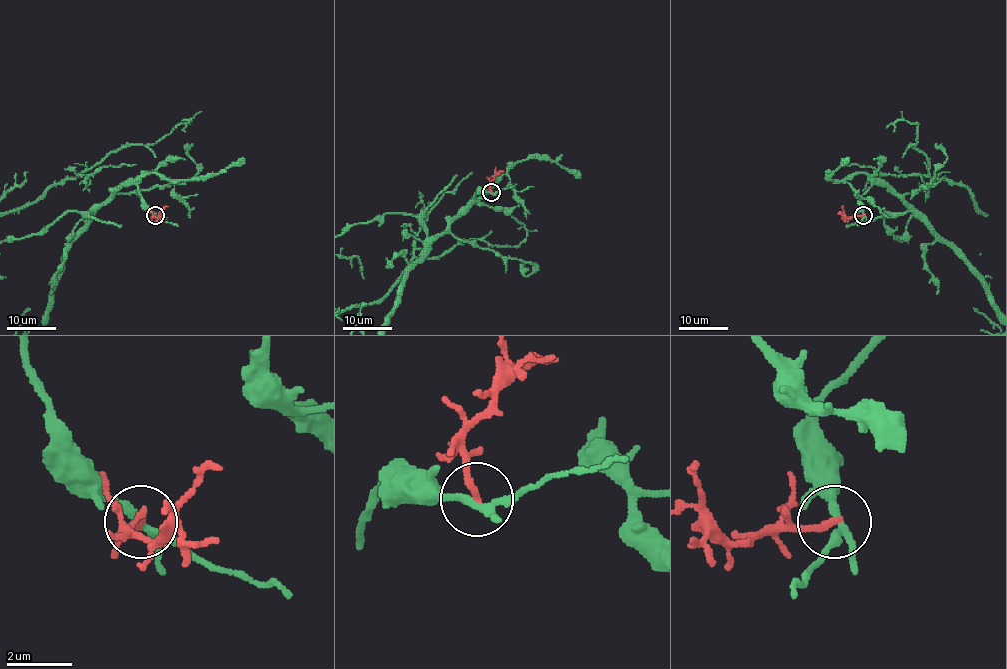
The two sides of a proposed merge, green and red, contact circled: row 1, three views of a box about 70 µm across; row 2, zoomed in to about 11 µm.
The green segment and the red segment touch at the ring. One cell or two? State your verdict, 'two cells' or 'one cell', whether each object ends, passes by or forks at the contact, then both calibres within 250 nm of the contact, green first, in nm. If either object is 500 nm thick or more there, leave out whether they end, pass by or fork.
two cells; green forks; red ends; calibres 200 and 200 nm

